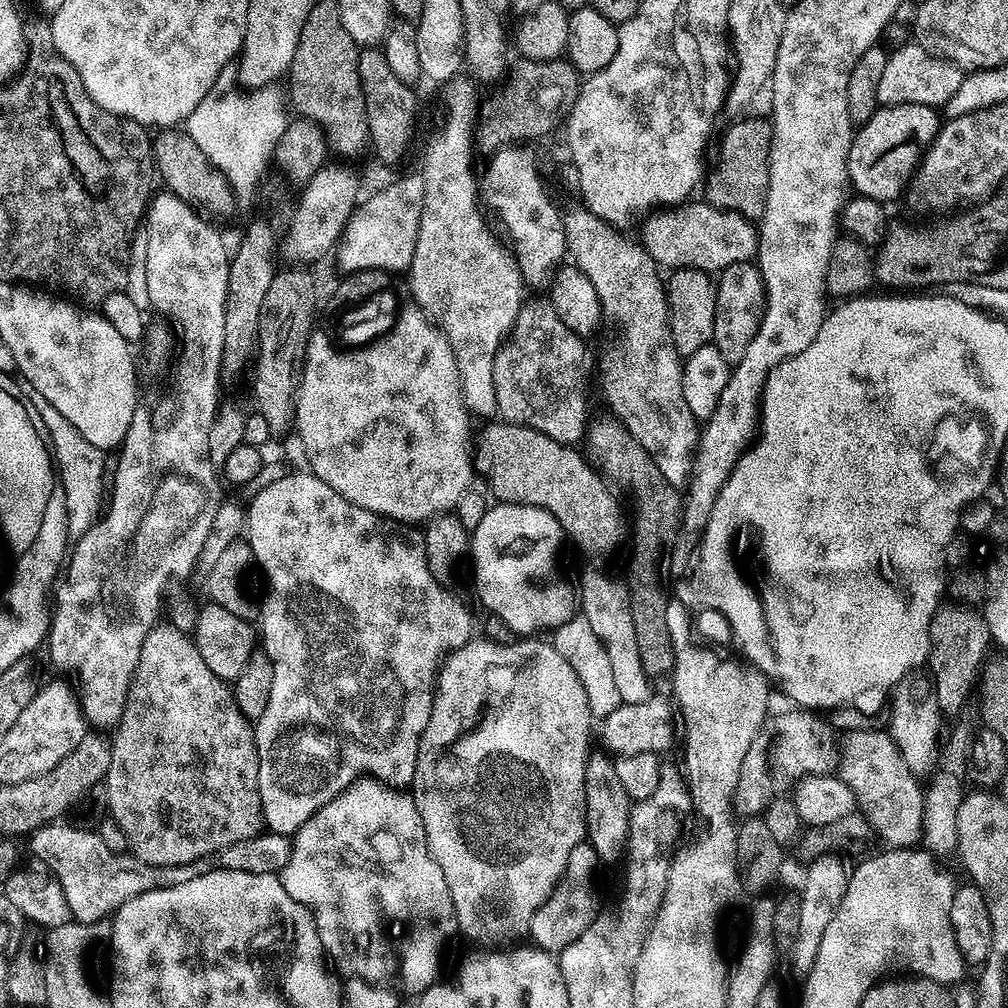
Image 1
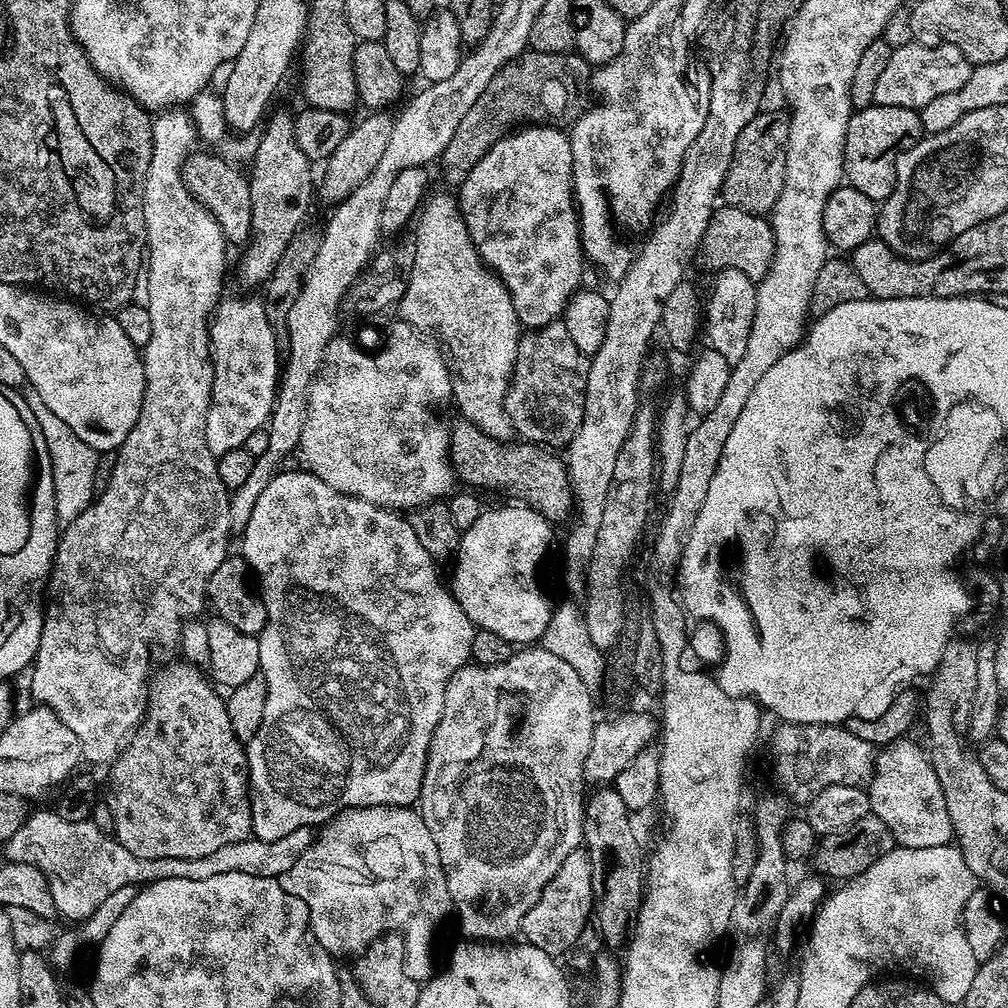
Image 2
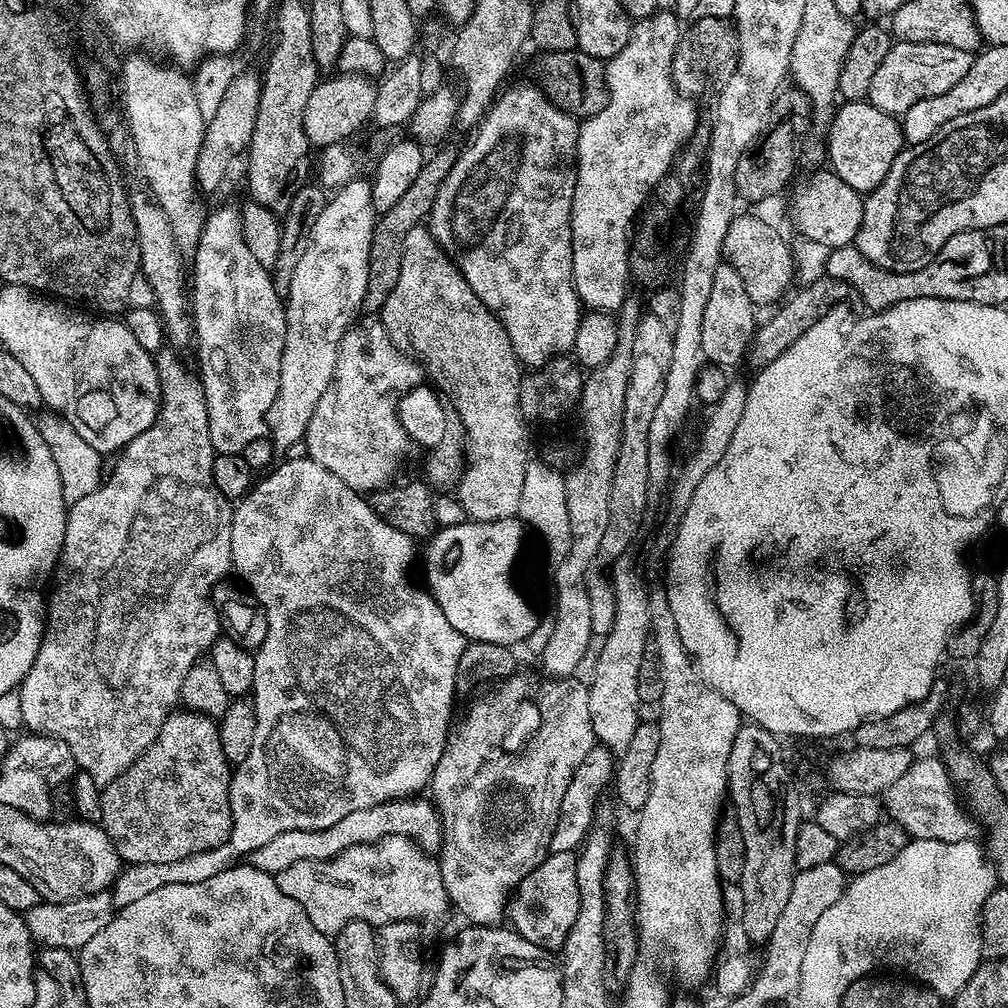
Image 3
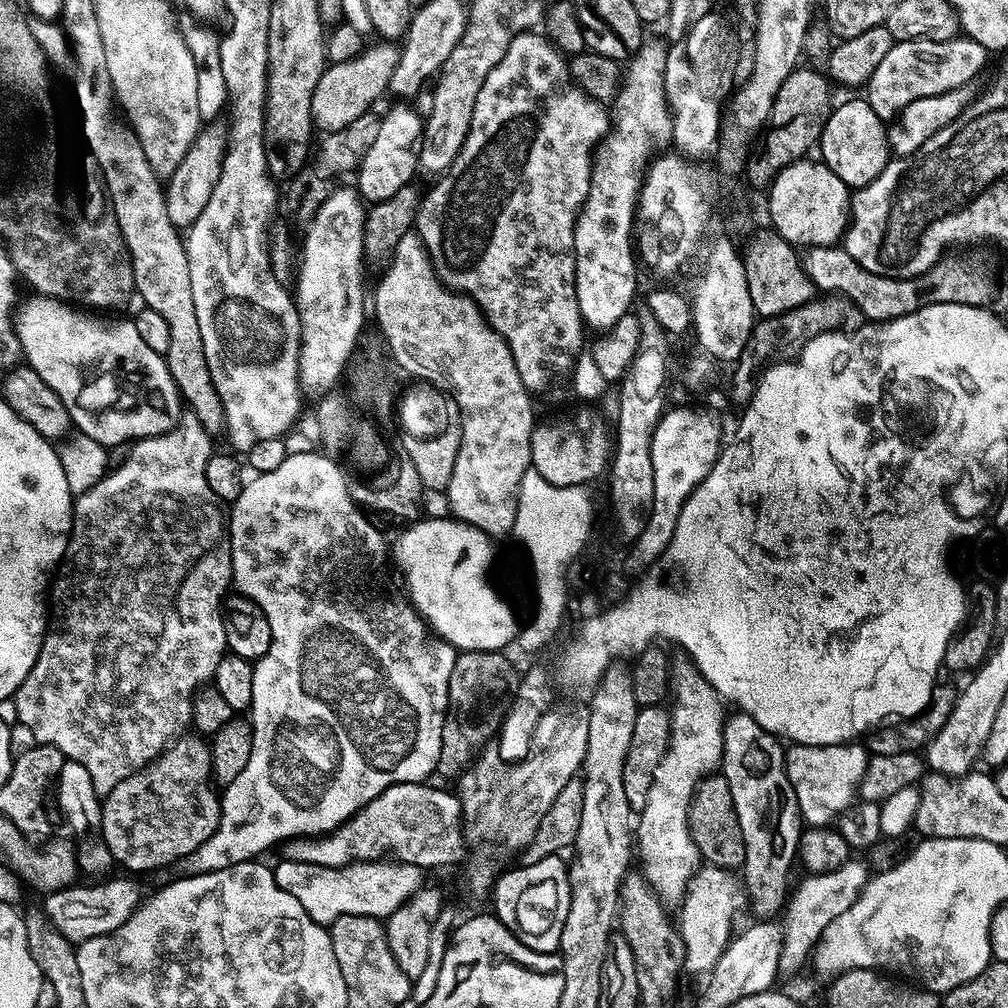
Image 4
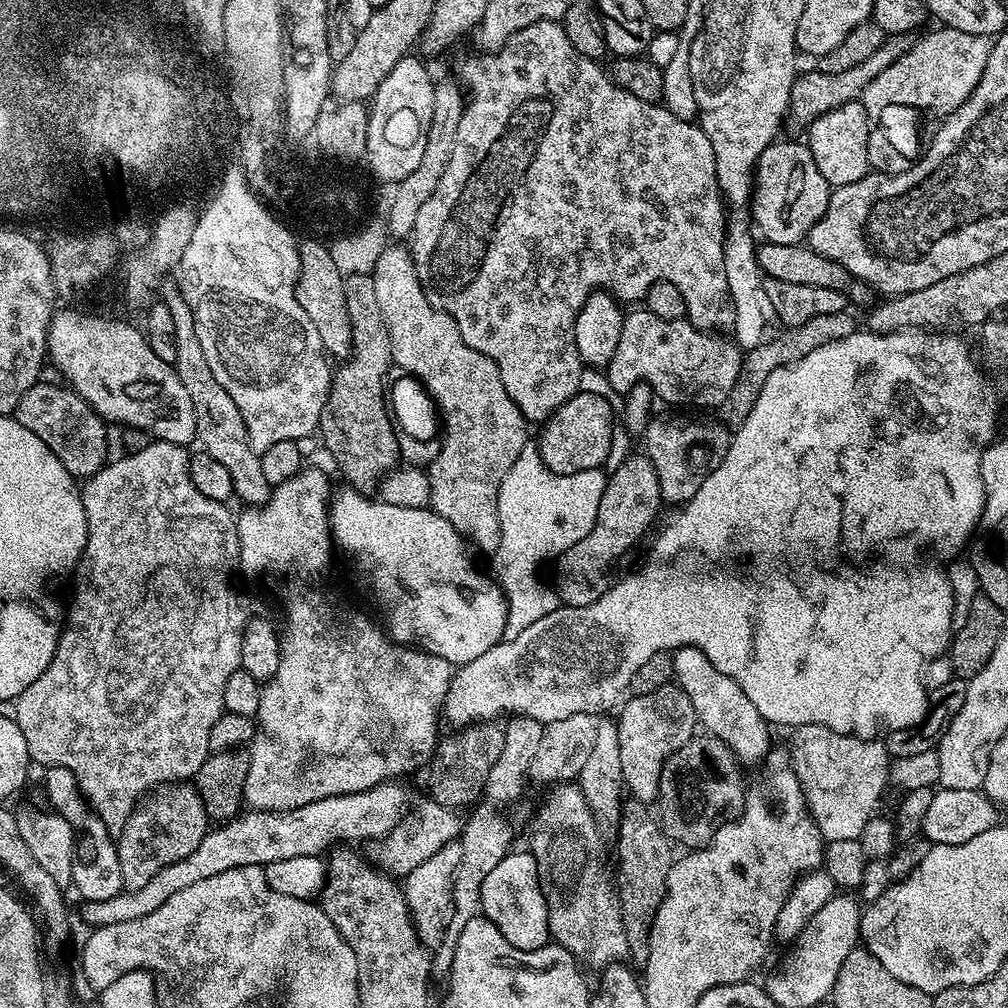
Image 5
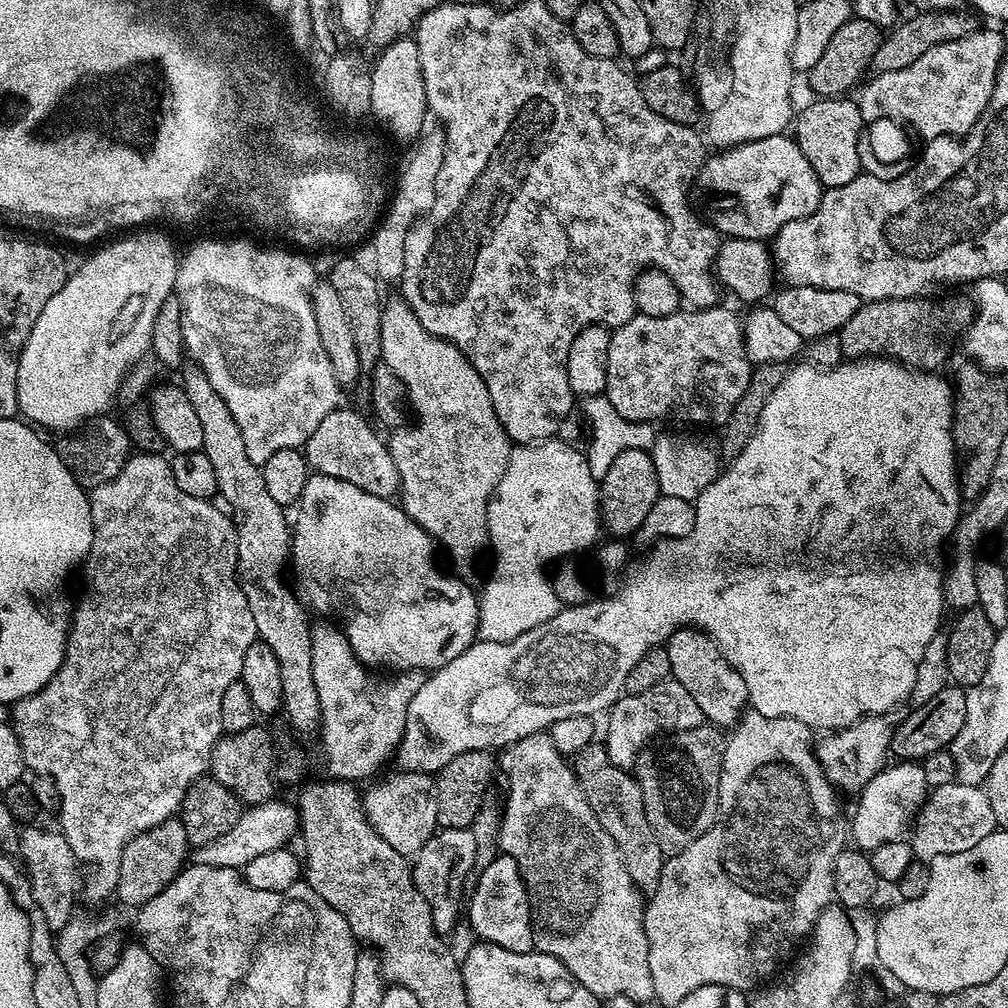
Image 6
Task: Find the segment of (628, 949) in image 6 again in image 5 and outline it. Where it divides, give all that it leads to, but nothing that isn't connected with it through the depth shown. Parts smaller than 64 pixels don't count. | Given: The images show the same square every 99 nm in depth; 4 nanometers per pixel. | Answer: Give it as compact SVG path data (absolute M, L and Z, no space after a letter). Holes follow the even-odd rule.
M560 782L553 788L556 789L545 798L536 816L536 833L530 845L540 869L544 901L548 904L548 931L551 939L577 961L615 965L629 955L628 939L620 921L617 889L604 873L601 829L575 783Z

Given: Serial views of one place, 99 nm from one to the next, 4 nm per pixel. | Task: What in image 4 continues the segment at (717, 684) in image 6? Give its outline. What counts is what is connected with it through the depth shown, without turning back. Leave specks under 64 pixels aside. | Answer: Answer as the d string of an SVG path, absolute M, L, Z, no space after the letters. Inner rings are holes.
M739 710L733 712L724 722L722 775L728 779L738 826L742 826L742 838L746 842L742 882L750 904L756 907L756 916L772 918L779 908L781 911L785 907L790 892L788 871L792 868L792 859L794 862L798 856L802 819L795 789L787 777L781 741L753 716Z

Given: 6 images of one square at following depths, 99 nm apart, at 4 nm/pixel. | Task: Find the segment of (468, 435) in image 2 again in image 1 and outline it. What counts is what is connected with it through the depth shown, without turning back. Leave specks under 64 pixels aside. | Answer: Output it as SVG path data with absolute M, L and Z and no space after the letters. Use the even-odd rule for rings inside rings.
M488 422L488 424L484 428L484 441L481 444L478 444L478 456L484 459L484 464L488 467L488 484L492 487L492 492L496 495L495 499L499 501L501 504L525 504L526 506L538 506L542 510L546 510L552 517L560 523L560 531L563 533L565 537L568 536L573 540L574 543L577 544L578 547L581 548L582 551L585 552L588 556L593 556L593 561L602 562L598 560L604 560L607 556L612 556L616 551L620 548L620 543L624 540L624 535L629 535L630 532L630 524L624 521L624 512L620 509L620 504L616 501L617 493L613 491L611 487L606 483L605 477L601 475L599 471L591 463L588 464L583 460L582 457L576 453L577 449L570 444L563 444L562 442L554 442L554 438L550 438L546 434L542 434L538 430L534 430L533 428L527 428L526 426L522 426L521 424L509 424L507 422Z

